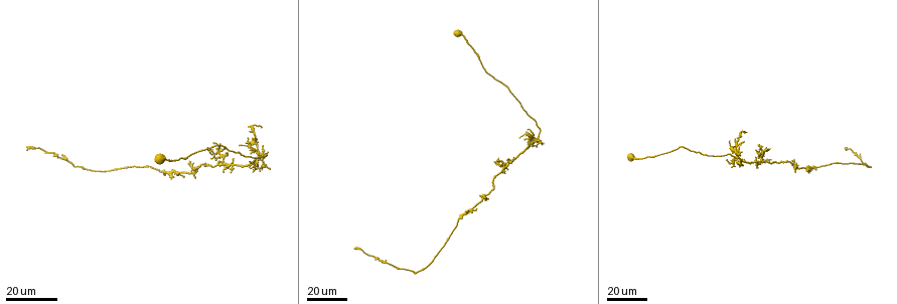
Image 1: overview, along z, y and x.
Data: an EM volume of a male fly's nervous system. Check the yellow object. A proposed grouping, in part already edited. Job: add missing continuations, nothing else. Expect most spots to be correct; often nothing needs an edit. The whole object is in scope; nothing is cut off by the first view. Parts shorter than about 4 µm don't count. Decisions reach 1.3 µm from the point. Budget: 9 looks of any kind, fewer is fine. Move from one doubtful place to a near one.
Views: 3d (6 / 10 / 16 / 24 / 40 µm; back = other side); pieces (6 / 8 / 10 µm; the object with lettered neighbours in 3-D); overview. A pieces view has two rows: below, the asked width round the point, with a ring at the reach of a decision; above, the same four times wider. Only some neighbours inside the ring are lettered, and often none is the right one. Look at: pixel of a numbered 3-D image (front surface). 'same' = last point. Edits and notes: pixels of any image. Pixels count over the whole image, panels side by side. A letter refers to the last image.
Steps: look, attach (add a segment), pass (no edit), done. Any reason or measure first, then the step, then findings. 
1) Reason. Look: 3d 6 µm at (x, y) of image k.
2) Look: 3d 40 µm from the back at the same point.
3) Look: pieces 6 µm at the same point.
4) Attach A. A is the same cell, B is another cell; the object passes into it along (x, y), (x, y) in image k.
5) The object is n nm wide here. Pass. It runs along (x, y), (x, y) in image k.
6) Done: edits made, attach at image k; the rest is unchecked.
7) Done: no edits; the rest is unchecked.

Look: 3d 40 µm at (193, 177) of image 1.

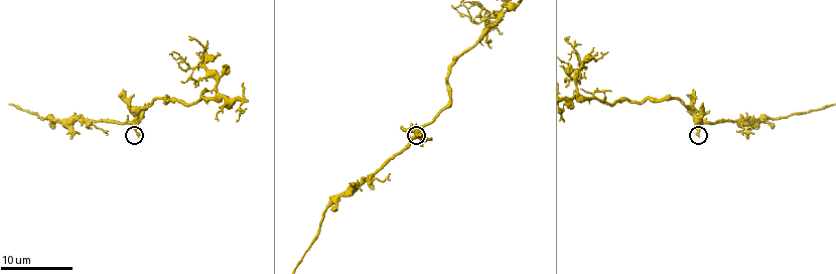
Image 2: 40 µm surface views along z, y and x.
What lies round it. Look: pieces 10 µm at (138, 136) of image 2.

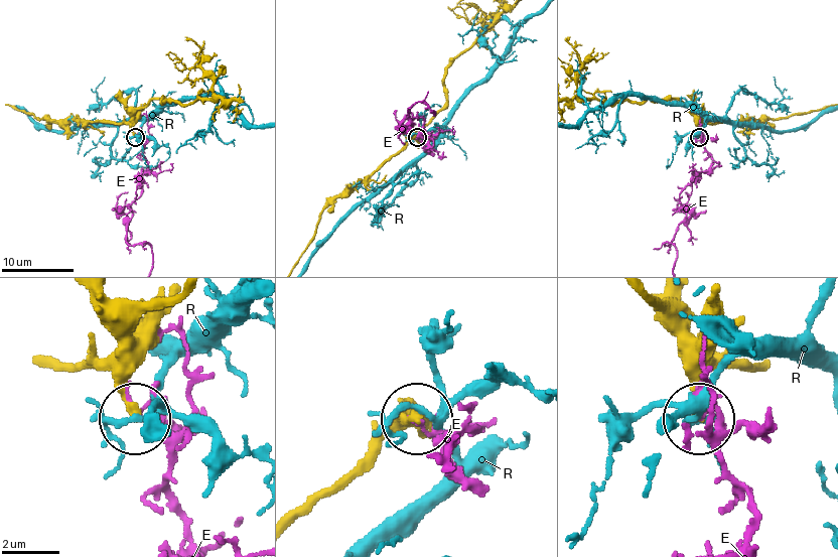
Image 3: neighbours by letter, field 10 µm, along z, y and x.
Pass. E and R are other cells; it runs along (171, 297), (142, 314), (135, 328), (128, 387), (133, 413) in image 3; none of them fits.

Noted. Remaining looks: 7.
Thin end. Look: 3d 24 µm at (532, 144) of image 1.

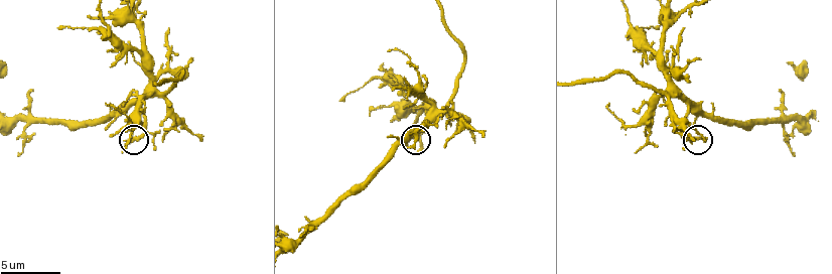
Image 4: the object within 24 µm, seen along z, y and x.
Look: pieces 8 µm at (124, 139) of image 4.

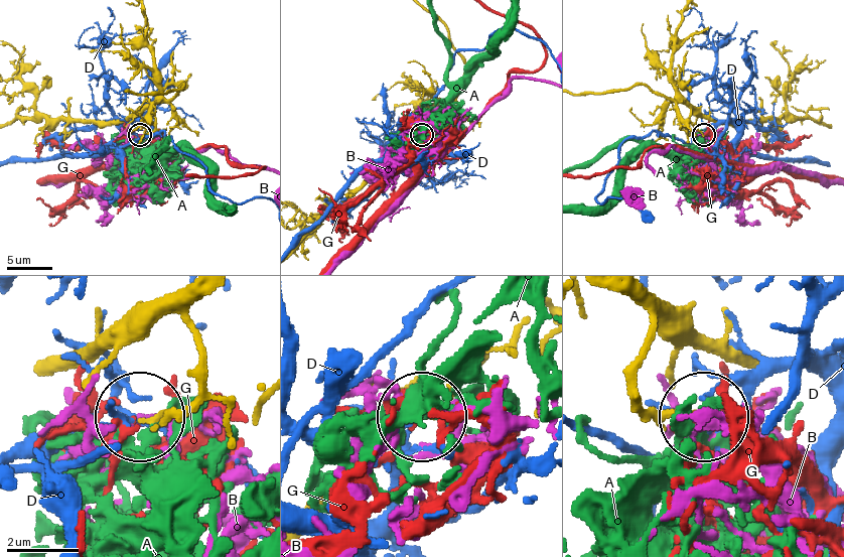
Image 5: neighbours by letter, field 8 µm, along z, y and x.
Pass. A, B, D and G are other cells; no lettered segment goes on from it.

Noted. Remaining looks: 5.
Free end. Look: 3d 6 µm at (781, 90) of image 4.

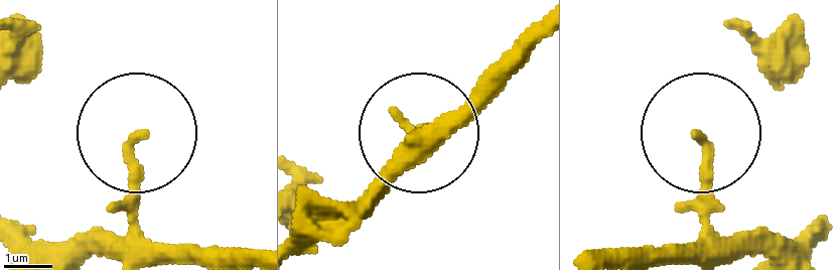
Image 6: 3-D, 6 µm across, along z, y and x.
Look: pieces 8 µm at (140, 138) of image 6.

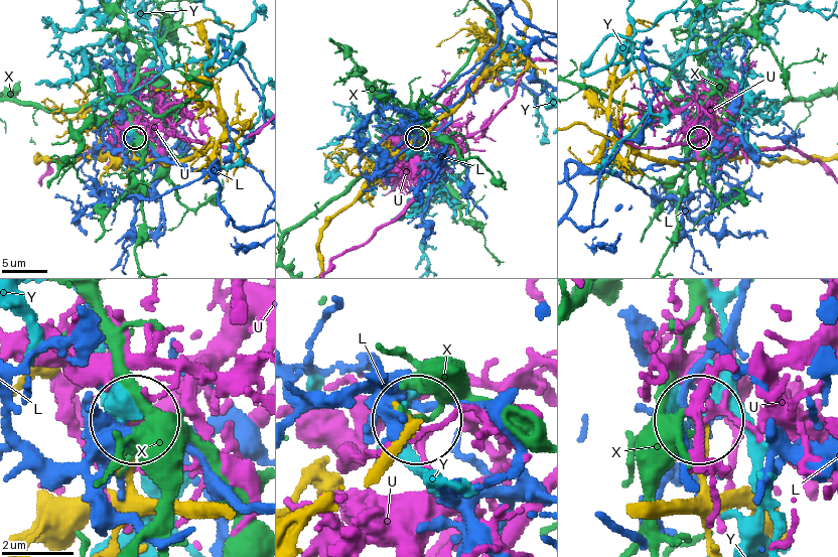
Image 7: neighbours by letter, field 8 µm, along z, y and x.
Pass. L, U, X and Y are other cells; none of them fits.

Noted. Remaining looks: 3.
An open end. Look: 3d 10 µm at (681, 30) of image 4.

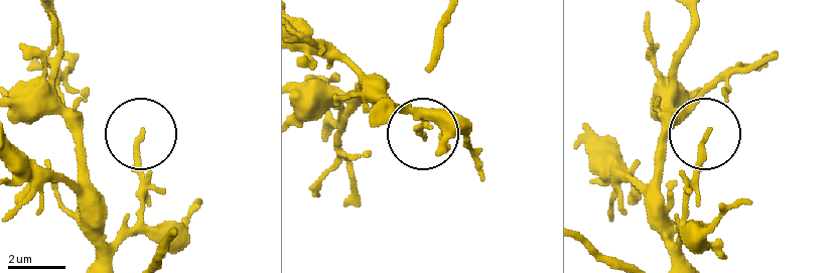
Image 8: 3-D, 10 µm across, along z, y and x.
Look: pieces 10 µm at (141, 136) of image 8.

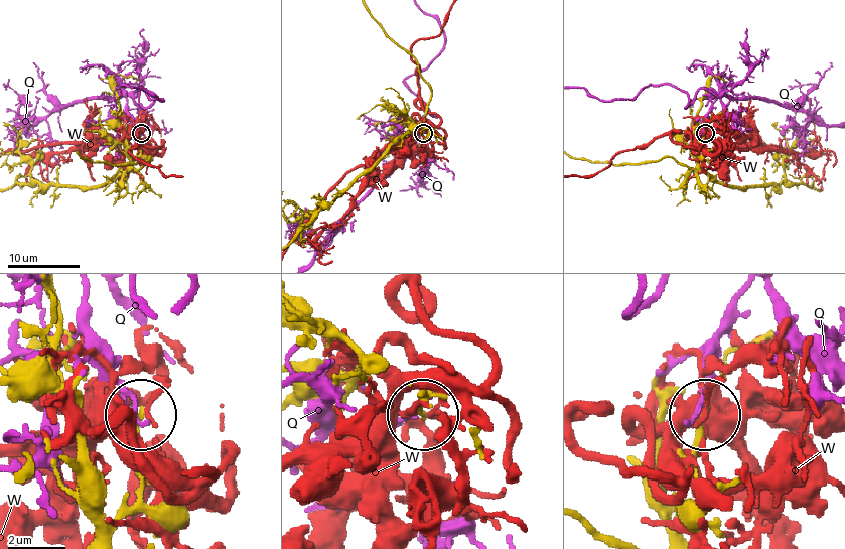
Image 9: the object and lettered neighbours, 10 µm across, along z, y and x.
Pass. Q and W are other cells; it runs along (626, 164), (670, 158), (695, 168), (705, 133) in image 9; none of them fits.

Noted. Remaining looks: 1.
Done: no edits; the rest is unchecked.

